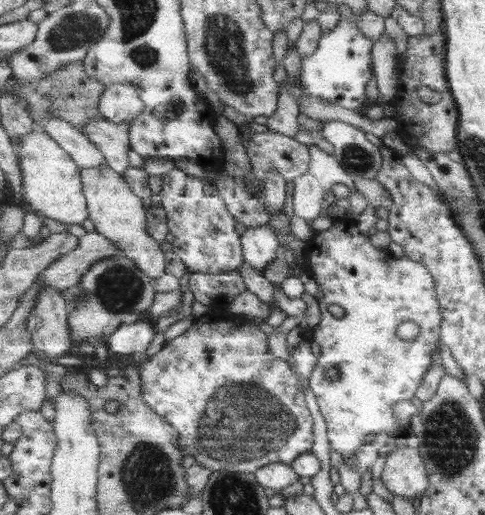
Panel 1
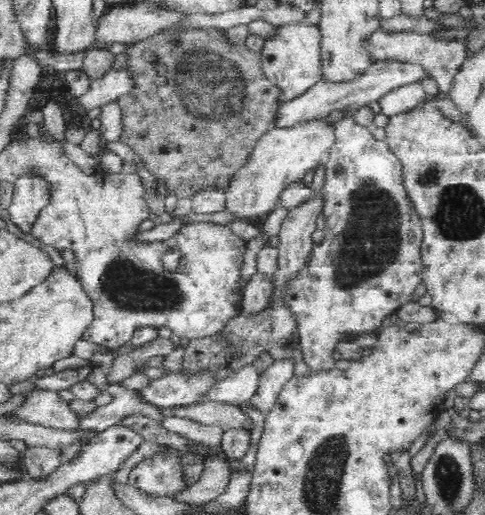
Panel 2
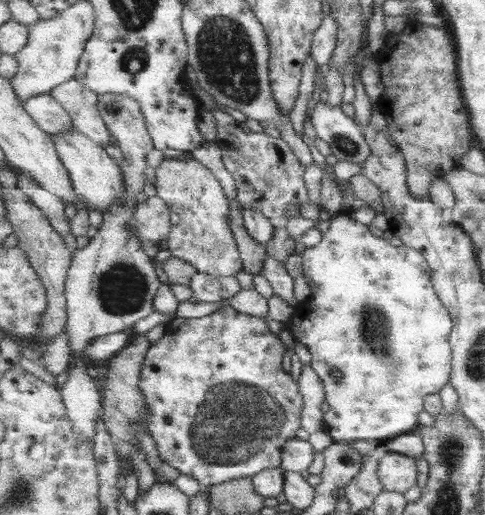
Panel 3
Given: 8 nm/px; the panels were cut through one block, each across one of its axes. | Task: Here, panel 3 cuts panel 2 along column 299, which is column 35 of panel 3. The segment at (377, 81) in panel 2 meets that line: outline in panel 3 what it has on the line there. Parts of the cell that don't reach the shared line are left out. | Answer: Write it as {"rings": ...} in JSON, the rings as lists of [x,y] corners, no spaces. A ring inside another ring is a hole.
{"rings":[[[50,94],[31,98],[23,106],[47,134],[57,136],[61,132],[73,130],[71,116]]]}

